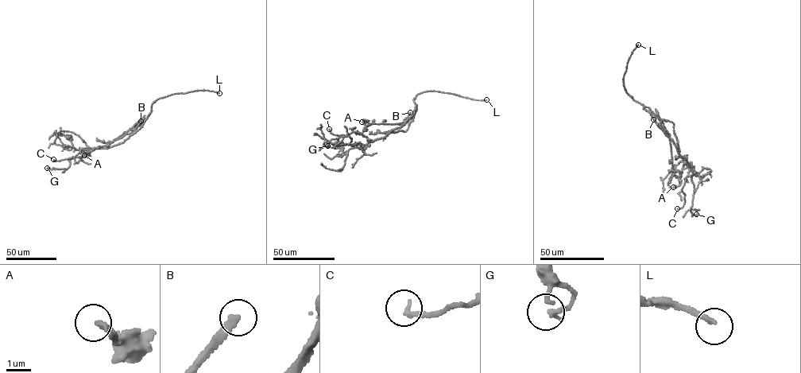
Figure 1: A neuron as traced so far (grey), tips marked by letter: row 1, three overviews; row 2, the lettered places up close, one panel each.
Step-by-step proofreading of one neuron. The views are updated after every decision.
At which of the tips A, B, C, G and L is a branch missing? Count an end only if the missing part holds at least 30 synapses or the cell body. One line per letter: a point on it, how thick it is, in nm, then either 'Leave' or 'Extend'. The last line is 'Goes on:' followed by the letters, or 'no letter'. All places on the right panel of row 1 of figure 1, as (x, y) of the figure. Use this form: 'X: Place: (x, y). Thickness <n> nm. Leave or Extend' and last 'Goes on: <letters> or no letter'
A: Place: (673, 187). Thickness 240 nm. Leave
B: Place: (653, 119). Thickness 240 nm. Extend
C: Place: (677, 208). Thickness 190 nm. Leave
G: Place: (696, 214). Thickness 180 nm. Leave
L: Place: (638, 44). Thickness 200 nm. Extend
Goes on: B, L

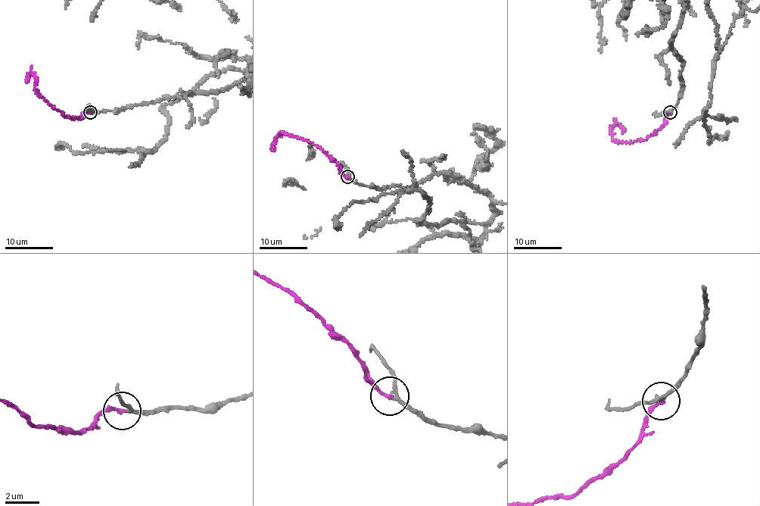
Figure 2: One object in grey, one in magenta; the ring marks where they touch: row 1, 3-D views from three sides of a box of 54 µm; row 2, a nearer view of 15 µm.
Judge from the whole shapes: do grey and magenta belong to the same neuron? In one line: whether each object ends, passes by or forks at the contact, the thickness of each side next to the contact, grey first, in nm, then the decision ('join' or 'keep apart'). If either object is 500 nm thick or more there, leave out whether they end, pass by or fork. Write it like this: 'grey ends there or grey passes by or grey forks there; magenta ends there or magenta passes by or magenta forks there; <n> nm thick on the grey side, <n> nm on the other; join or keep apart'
grey passes by; magenta ends there; 180 nm thick on the grey side, 200 nm on the other; join

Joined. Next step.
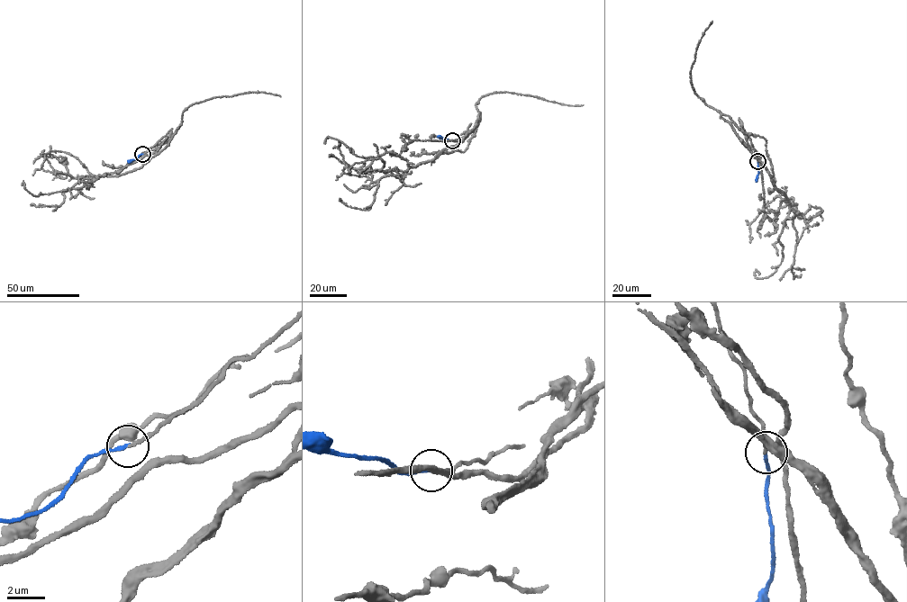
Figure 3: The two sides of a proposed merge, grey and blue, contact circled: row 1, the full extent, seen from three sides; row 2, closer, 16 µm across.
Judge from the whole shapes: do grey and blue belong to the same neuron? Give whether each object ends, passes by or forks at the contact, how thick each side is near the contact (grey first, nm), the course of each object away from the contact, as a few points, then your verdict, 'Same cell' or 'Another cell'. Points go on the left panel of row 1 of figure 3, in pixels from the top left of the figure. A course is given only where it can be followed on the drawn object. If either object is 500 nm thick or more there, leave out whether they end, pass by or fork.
At the ring grey ends. At the ring blue ends. Thickness 140 nm (grey) against 160 nm. Course of grey: (142, 154), (181, 124), (163, 149), (123, 174), (37, 196), (22, 185). Course of blue: (142, 154), (128, 162). Same cell

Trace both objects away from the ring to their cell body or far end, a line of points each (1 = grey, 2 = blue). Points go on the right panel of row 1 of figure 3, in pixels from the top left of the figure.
1: (758, 160), (740, 121), (743, 133), (721, 114), (790, 208), (777, 240), (782, 260), (767, 277), (758, 274)
2: (758, 160), (756, 182)

